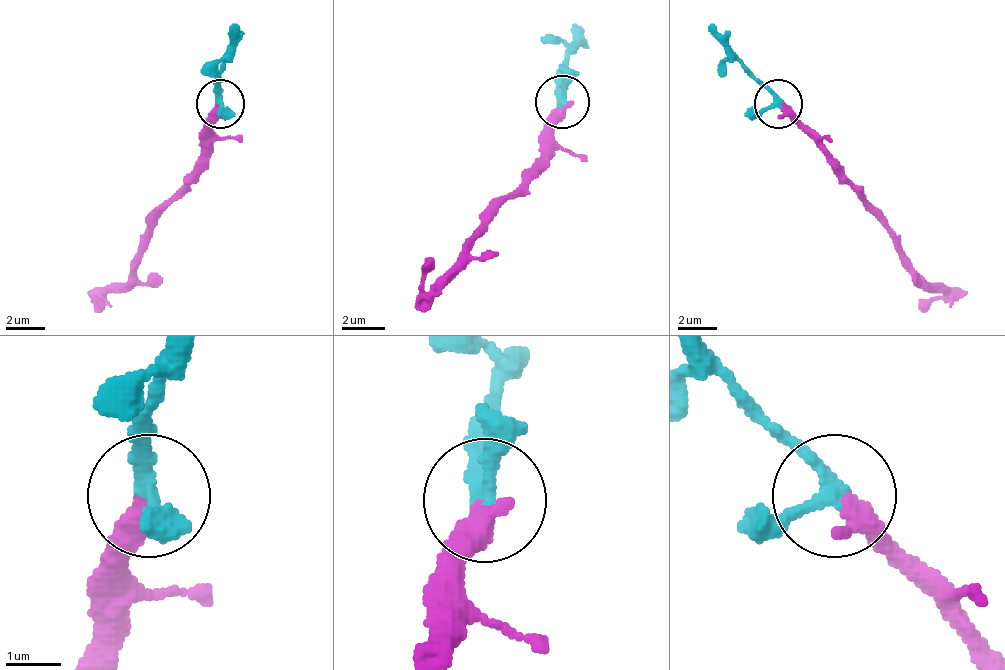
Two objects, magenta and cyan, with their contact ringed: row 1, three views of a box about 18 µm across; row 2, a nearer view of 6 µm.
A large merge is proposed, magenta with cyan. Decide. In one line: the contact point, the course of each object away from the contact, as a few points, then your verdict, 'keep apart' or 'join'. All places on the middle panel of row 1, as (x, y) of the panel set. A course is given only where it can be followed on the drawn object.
place (562, 102); course magenta (563, 100), (547, 154), (483, 224), (467, 251), (429, 283), (423, 267), (434, 256); course cyan (563, 100), (563, 57), (580, 25); join

